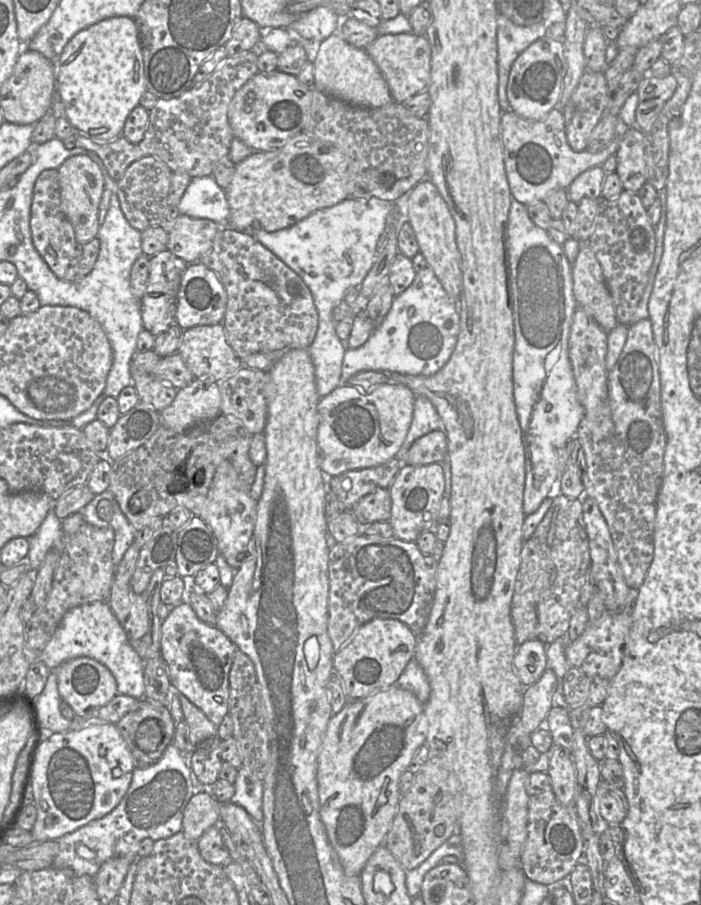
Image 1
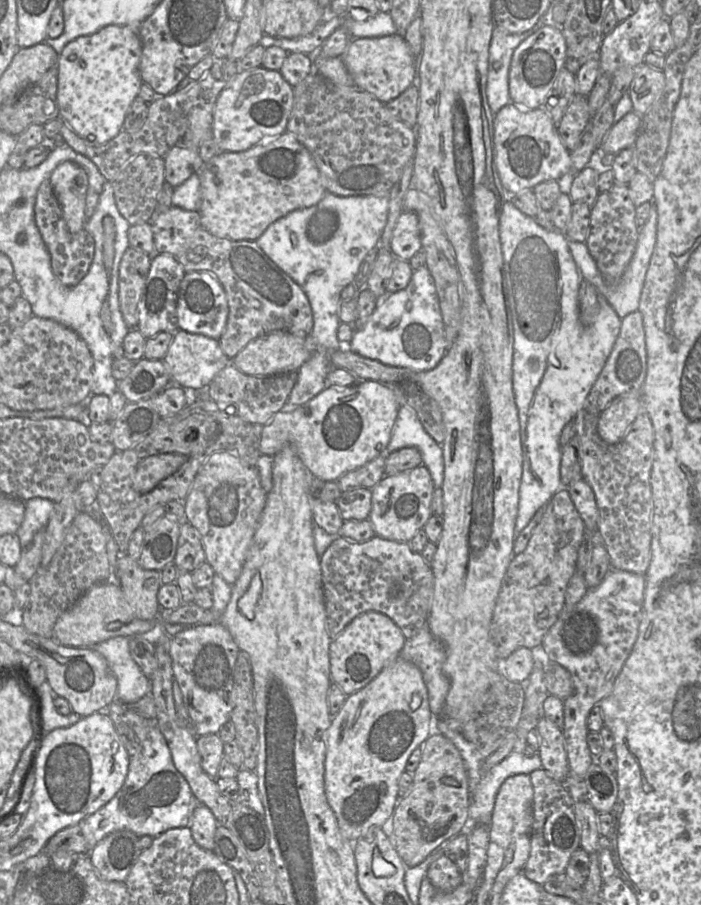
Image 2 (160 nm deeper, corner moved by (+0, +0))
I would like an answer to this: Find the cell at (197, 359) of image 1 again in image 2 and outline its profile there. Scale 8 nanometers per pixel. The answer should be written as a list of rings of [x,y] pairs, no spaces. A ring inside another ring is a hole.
[[[180,329],[174,333],[168,351],[162,360],[171,376],[172,384],[186,390],[206,388],[216,374],[231,362],[221,349],[219,340]]]

